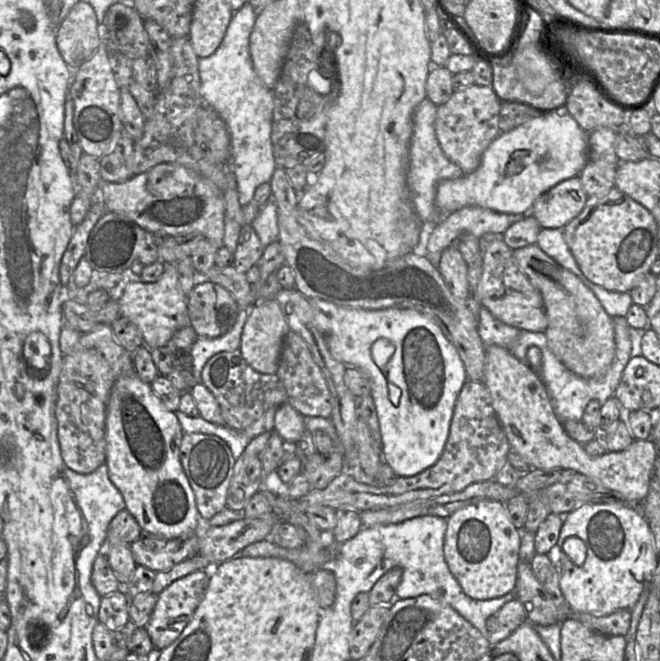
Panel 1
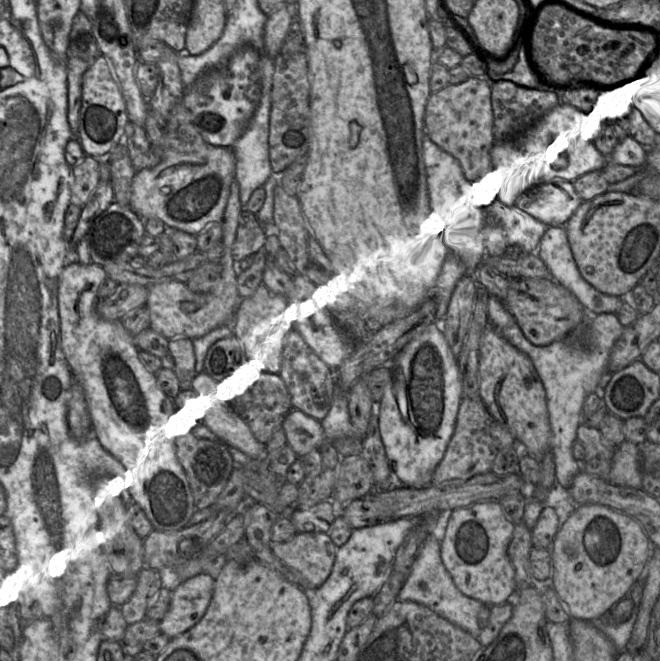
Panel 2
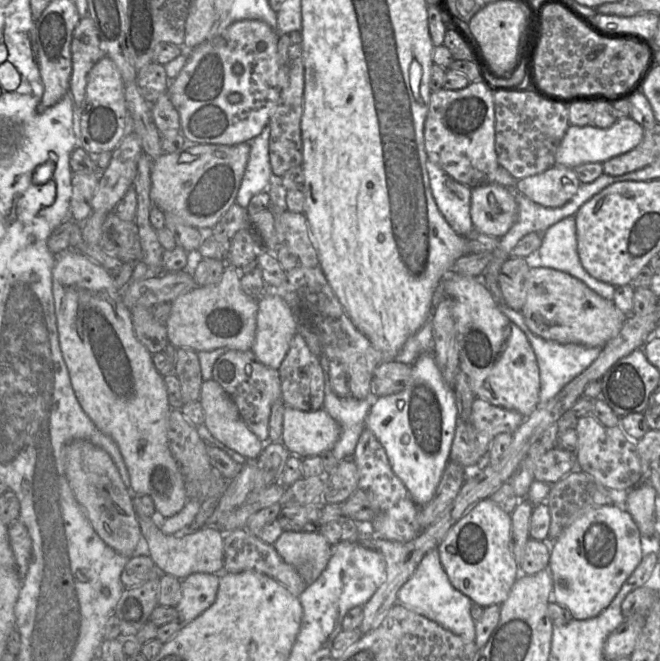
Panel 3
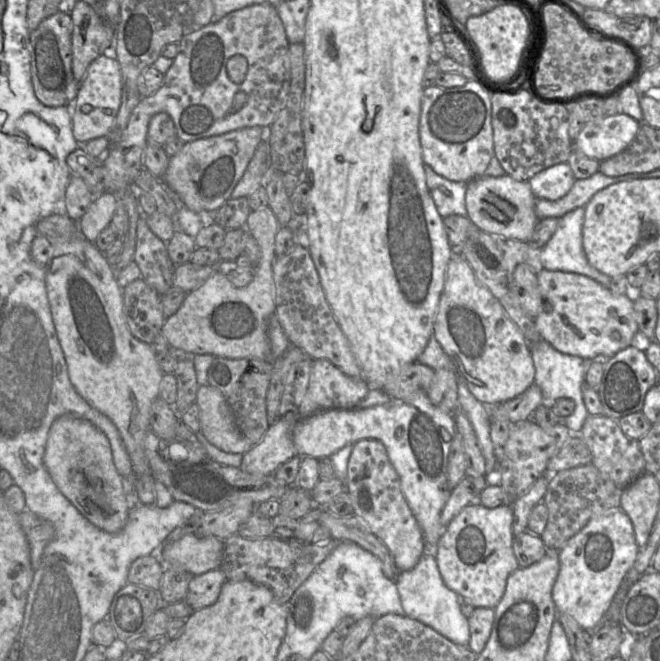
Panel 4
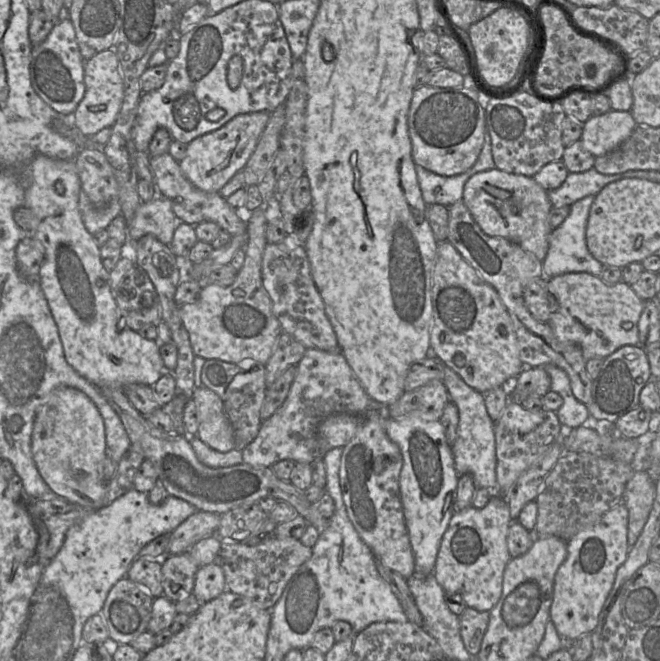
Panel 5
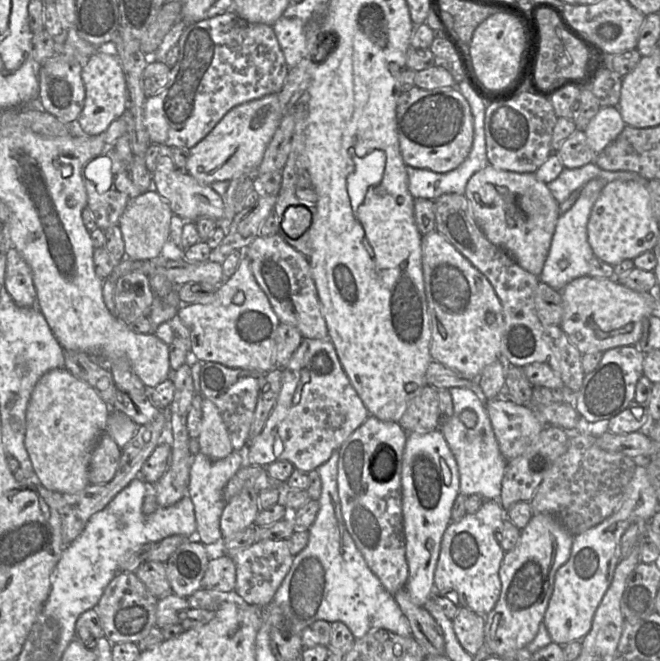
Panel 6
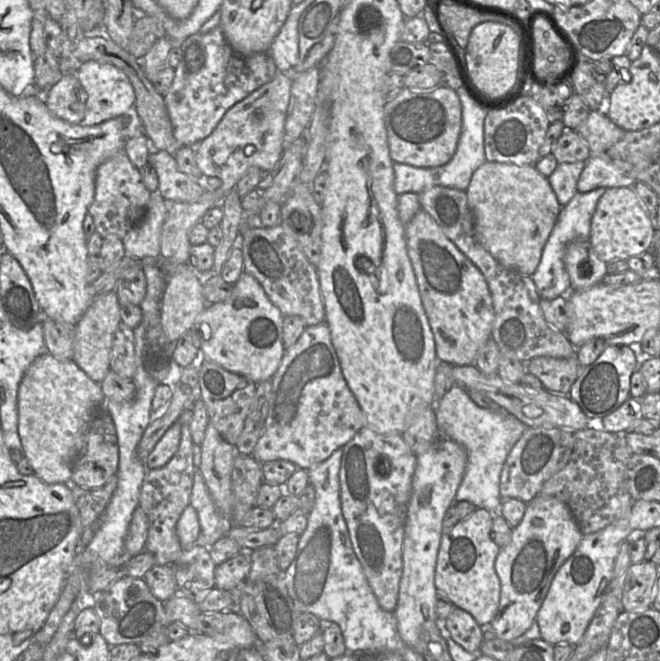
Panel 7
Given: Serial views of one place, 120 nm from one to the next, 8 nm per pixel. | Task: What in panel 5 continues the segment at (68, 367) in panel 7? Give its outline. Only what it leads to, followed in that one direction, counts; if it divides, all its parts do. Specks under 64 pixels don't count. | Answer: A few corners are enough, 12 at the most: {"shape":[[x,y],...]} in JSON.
{"shape":[[52,391],[32,456],[50,490],[107,503],[103,418],[82,391]]}

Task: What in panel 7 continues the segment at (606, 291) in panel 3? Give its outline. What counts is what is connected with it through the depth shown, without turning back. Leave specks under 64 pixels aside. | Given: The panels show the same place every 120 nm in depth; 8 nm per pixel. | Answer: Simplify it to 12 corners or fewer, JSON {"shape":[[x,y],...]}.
{"shape":[[606,189],[577,192],[562,207],[531,276],[541,299],[573,289],[566,247],[589,240]]}

